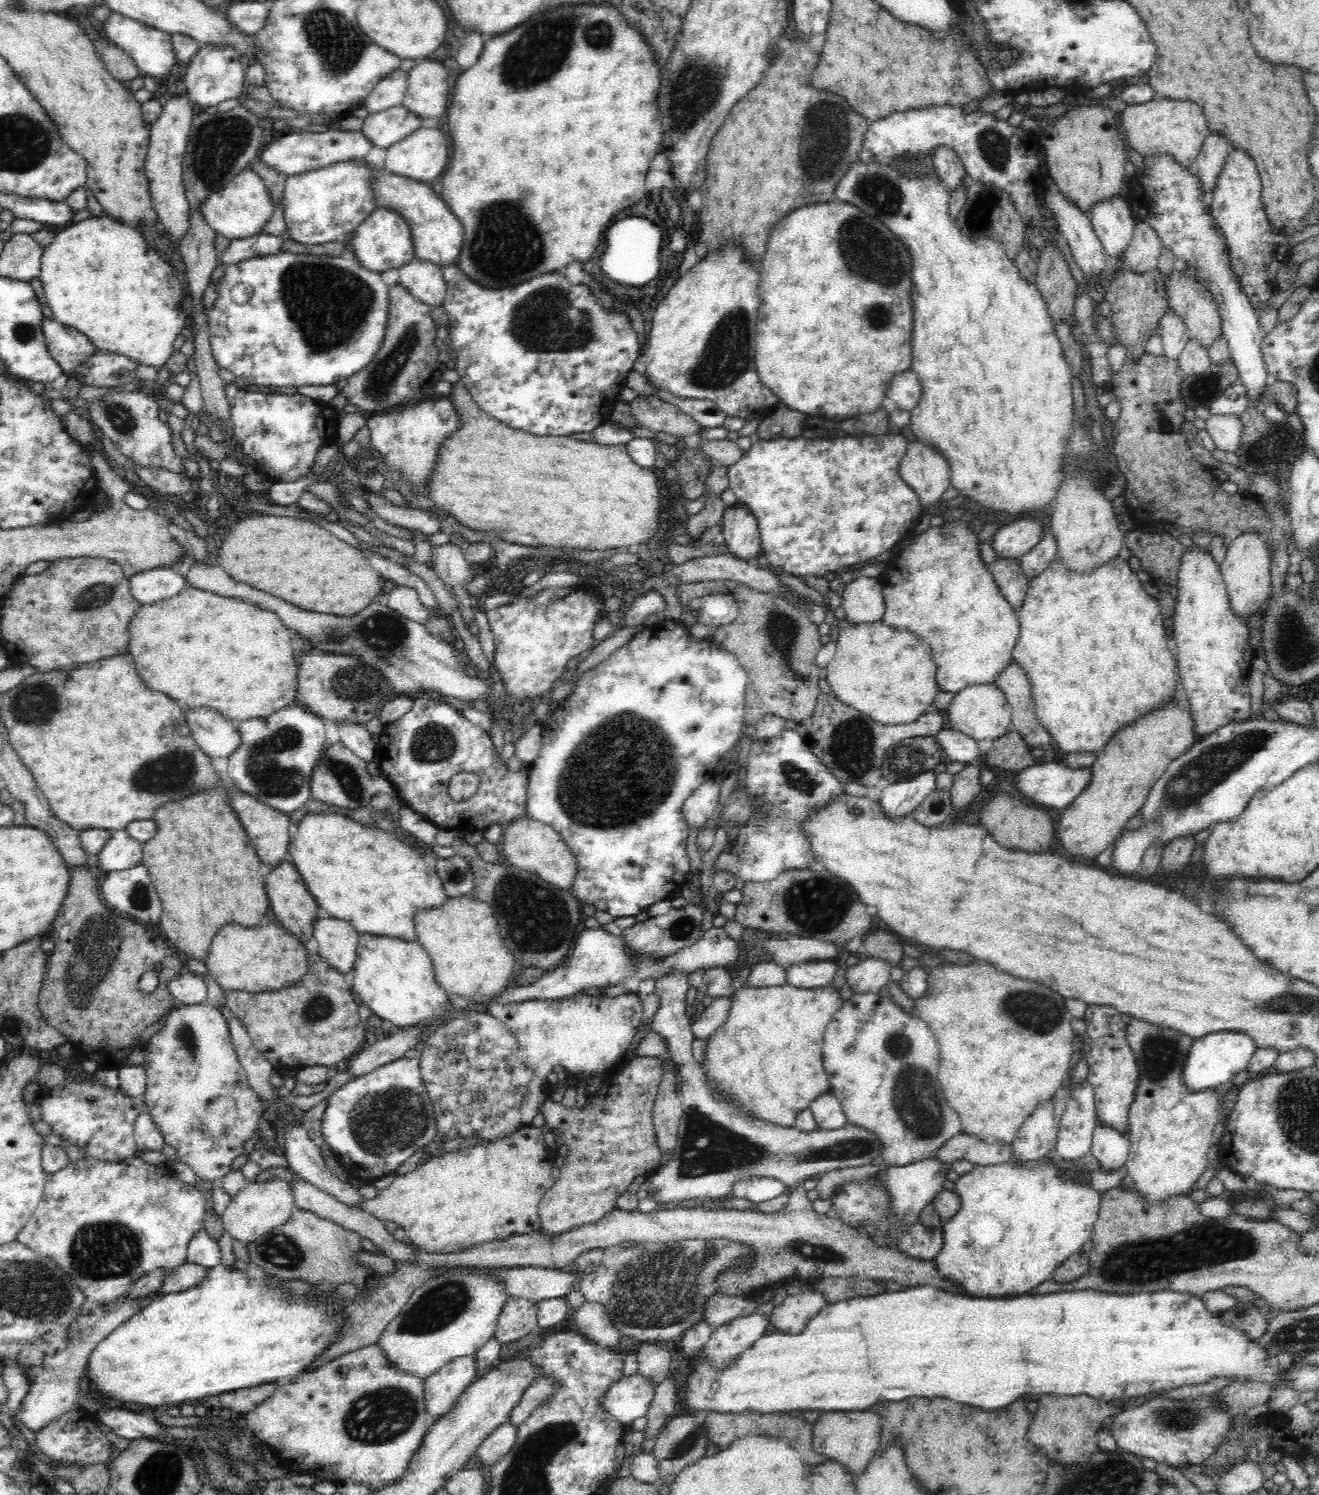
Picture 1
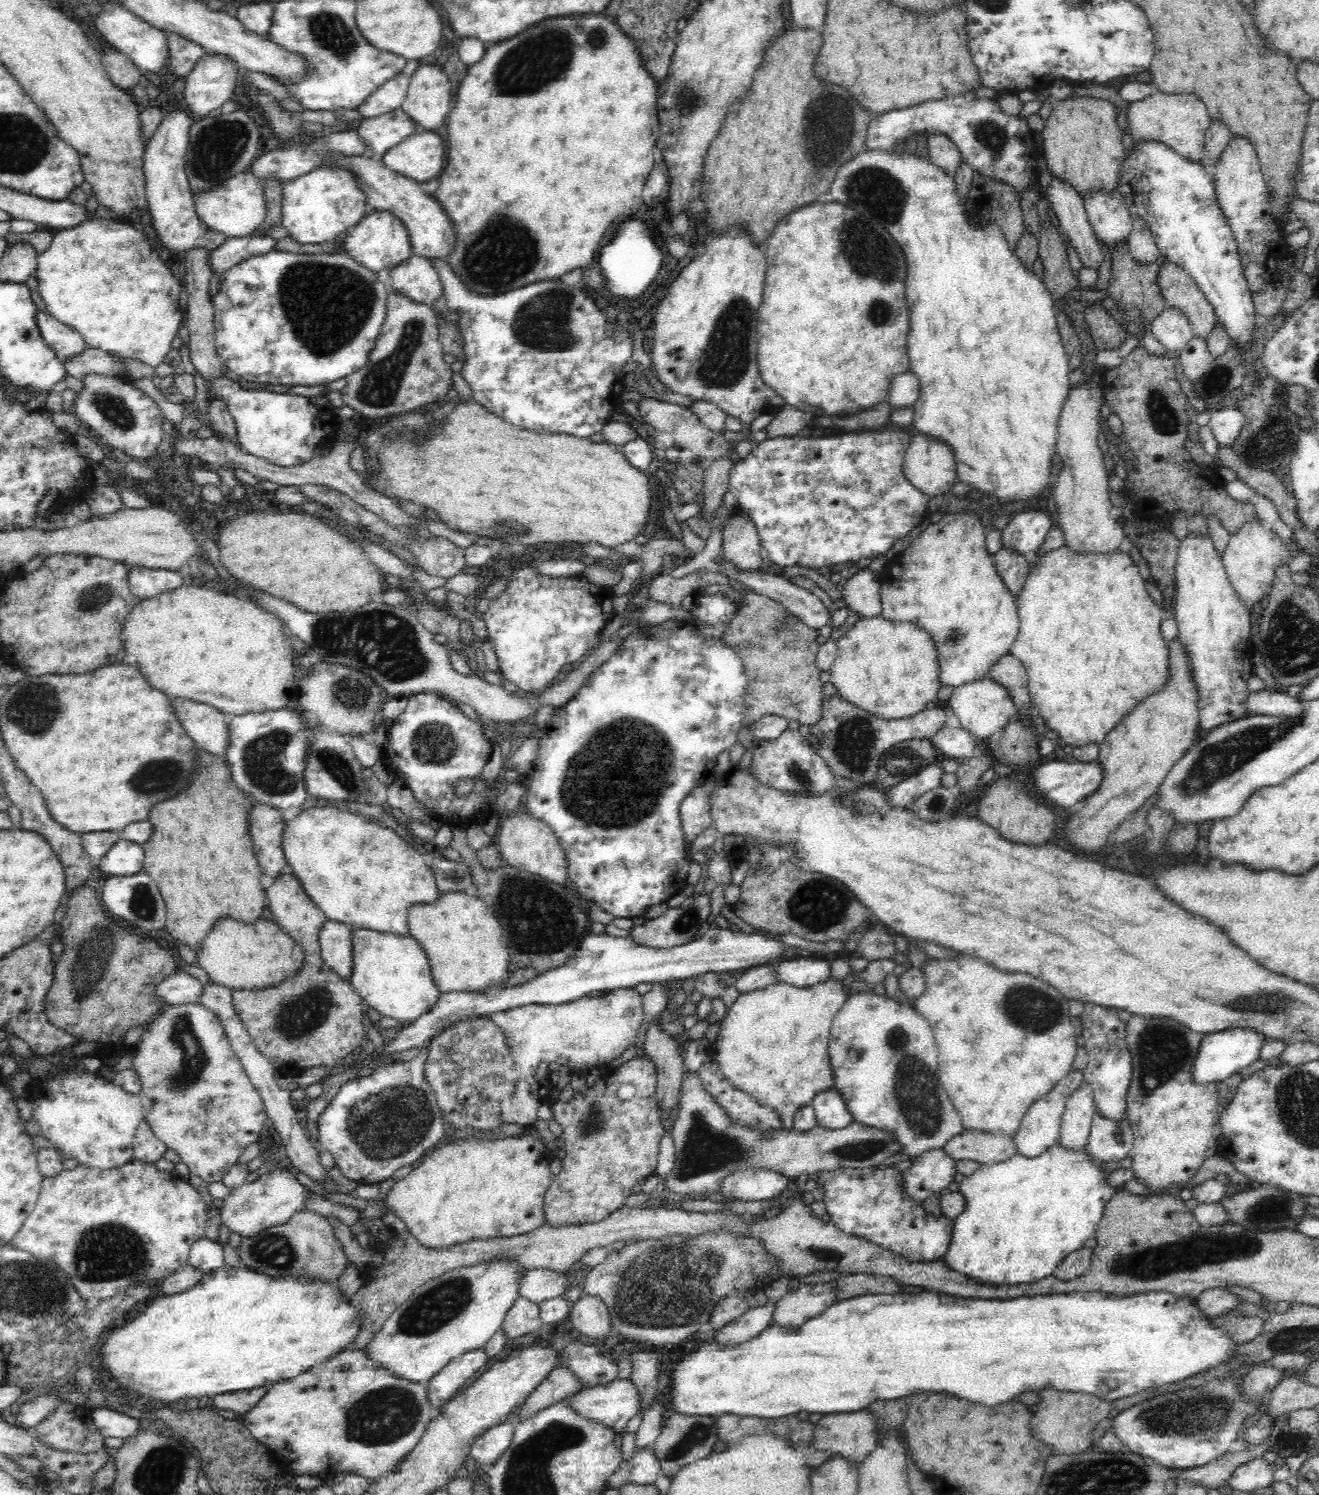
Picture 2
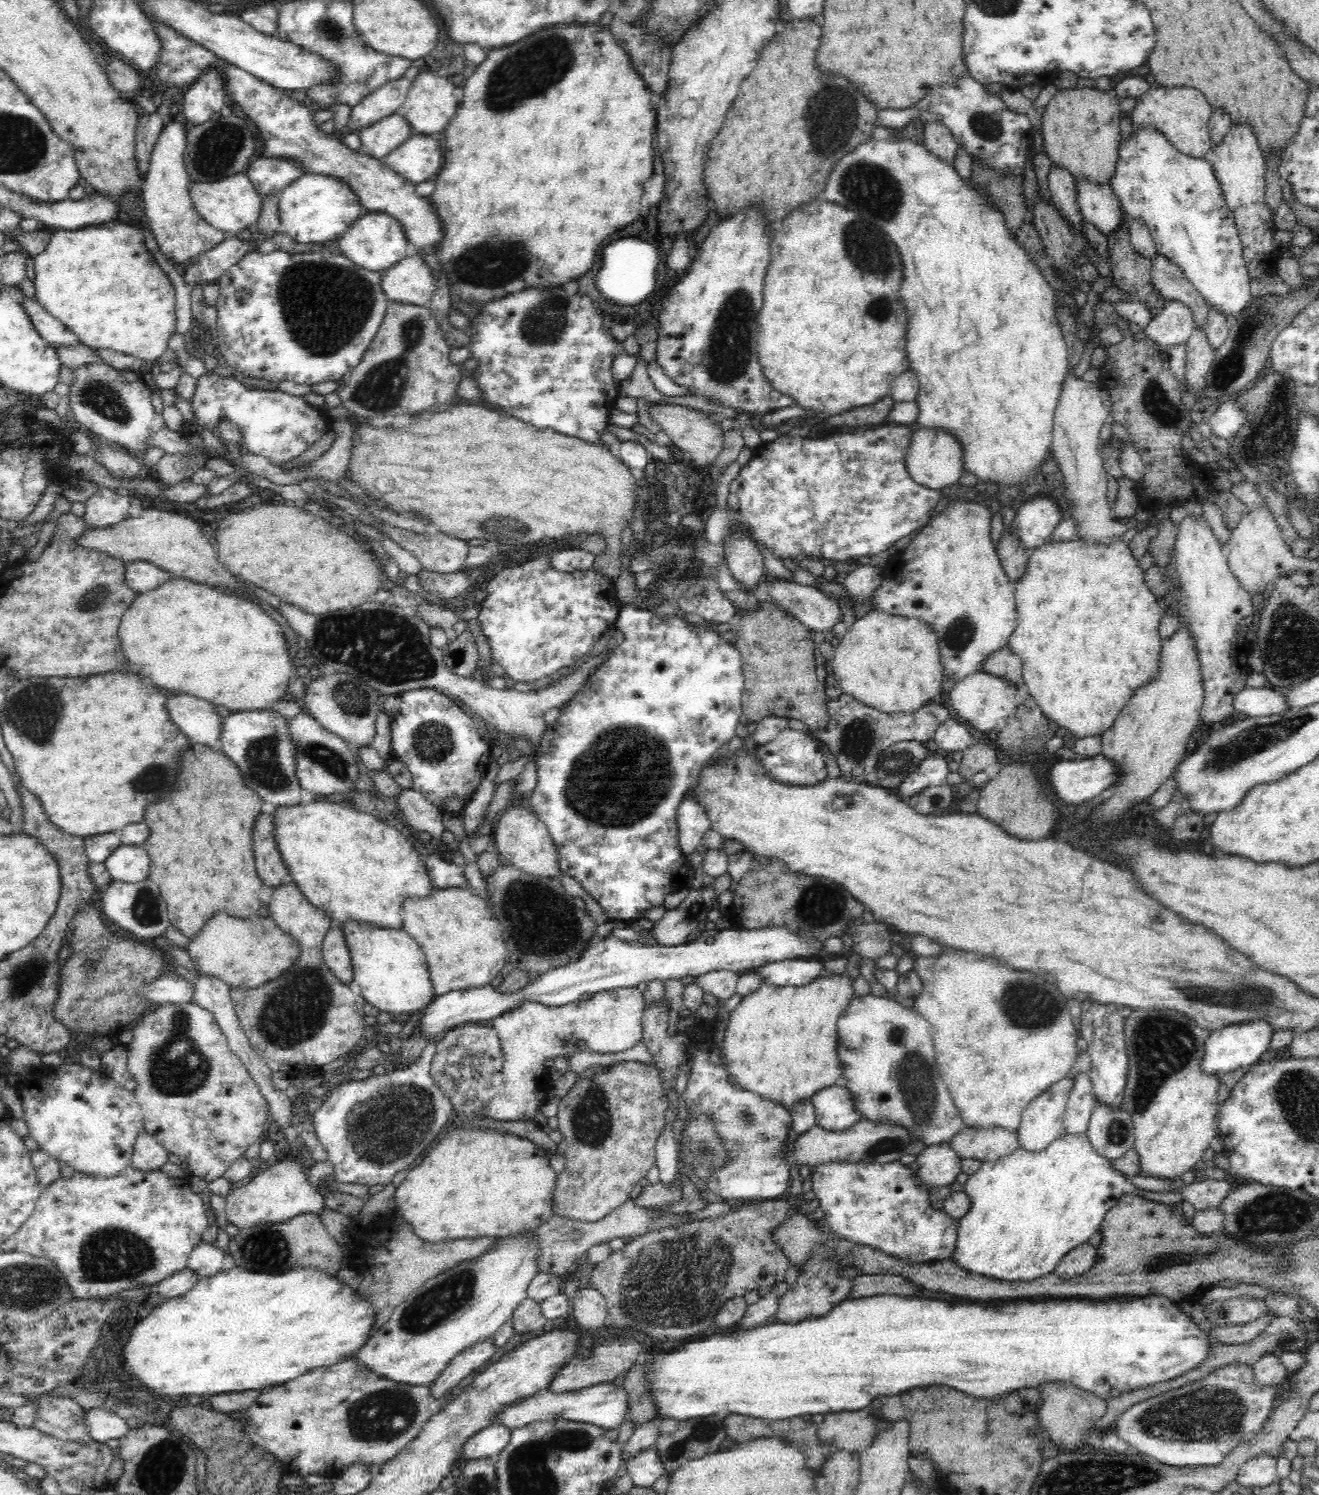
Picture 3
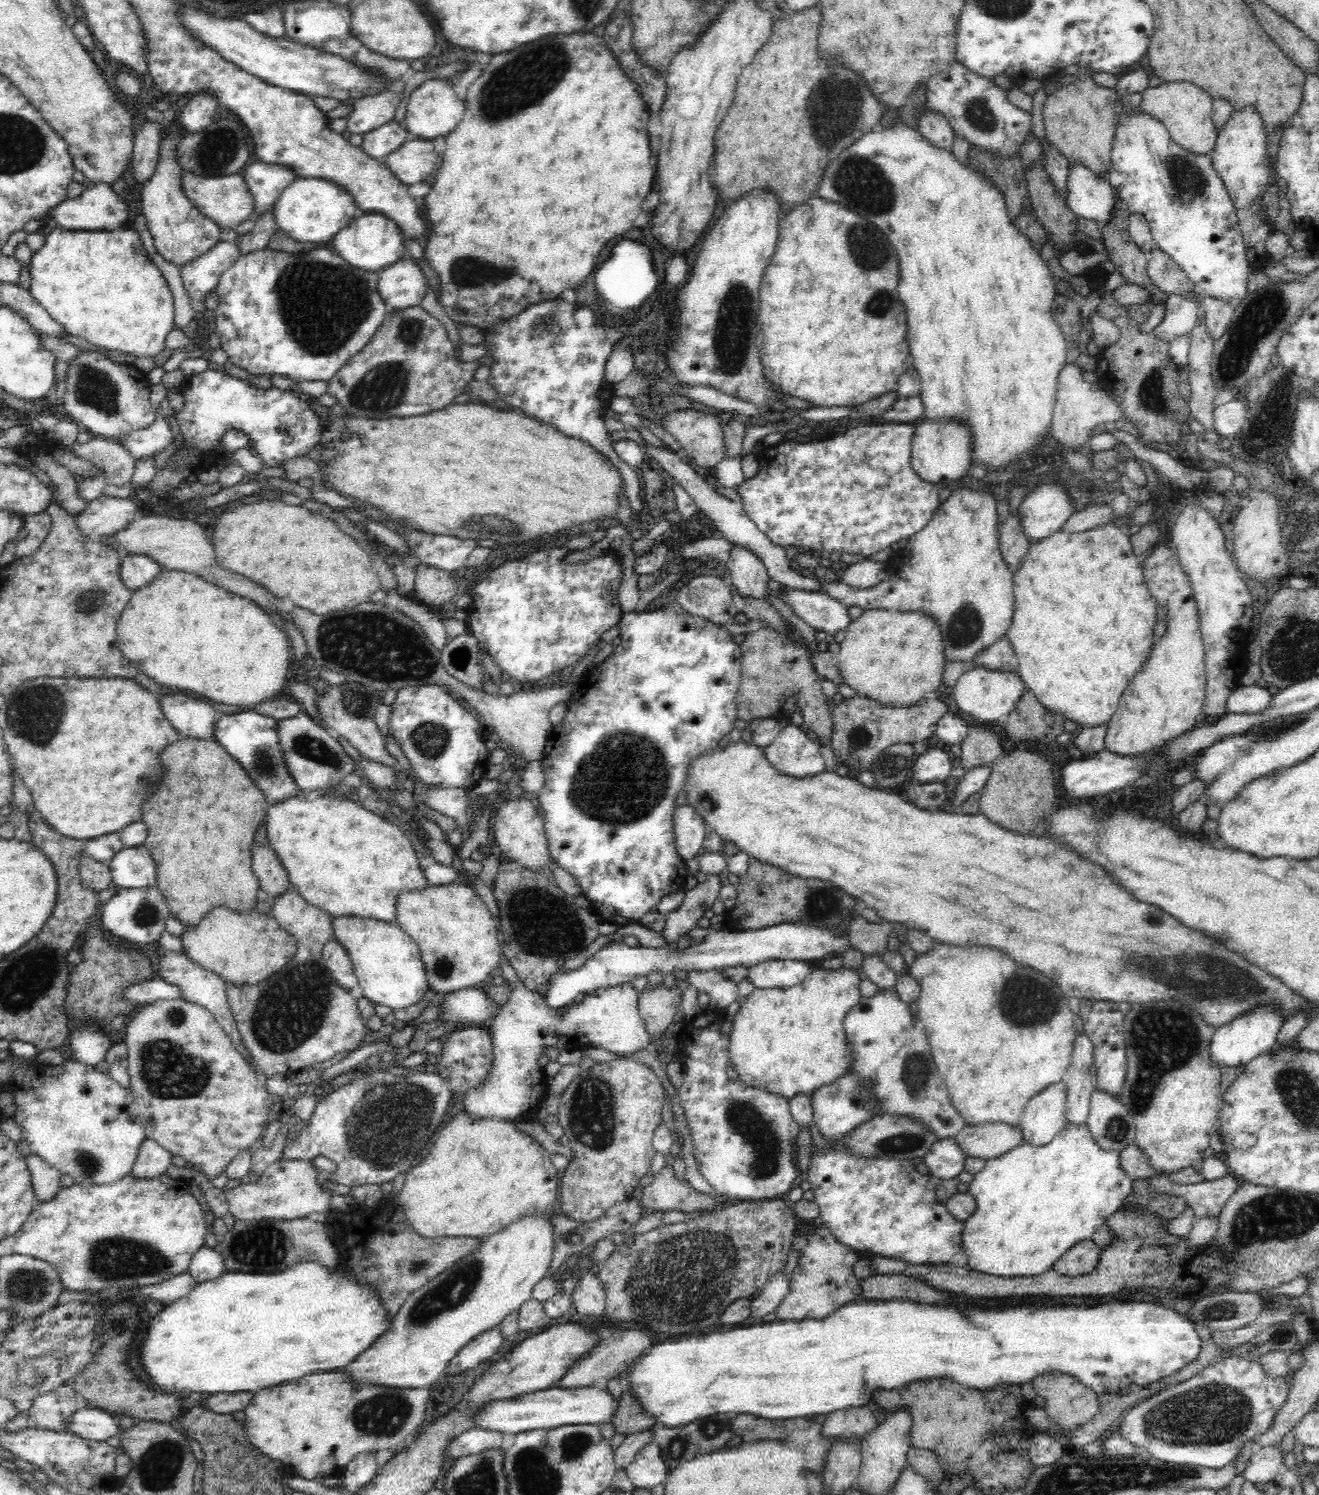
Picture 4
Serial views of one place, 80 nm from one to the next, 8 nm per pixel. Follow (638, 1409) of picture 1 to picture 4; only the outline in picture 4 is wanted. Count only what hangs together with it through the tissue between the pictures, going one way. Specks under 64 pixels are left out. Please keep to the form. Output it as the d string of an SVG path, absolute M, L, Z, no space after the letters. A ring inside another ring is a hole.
M556 1386L550 1389L537 1390L510 1400L497 1400L488 1404L486 1408L474 1417L475 1424L488 1430L501 1432L528 1432L536 1428L558 1428L570 1424L603 1425L613 1422L619 1409L619 1400L612 1395L608 1387L600 1390L599 1387L582 1387L575 1389L561 1389Z

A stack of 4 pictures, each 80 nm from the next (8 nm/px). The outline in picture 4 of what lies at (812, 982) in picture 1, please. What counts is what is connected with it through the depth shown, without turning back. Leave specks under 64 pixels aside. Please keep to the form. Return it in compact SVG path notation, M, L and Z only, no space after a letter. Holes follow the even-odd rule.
M768 959L751 966L748 978L756 989L784 989L804 982L813 970L807 961Z

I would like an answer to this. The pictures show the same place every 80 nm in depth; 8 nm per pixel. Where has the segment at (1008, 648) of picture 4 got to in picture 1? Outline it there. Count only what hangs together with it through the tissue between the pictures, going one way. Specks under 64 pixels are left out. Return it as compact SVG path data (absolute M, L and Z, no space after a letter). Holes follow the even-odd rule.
M1016 662L1010 663L996 678L996 687L1012 707L1011 729L1020 733L1030 750L1048 748L1050 733L1035 715L1035 704L1028 675Z

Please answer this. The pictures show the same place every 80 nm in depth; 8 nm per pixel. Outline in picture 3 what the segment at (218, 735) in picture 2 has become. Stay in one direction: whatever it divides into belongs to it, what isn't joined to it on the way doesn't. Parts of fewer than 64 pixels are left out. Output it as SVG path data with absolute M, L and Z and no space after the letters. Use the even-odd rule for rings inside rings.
M169 695L165 708L173 724L187 736L192 745L212 747L217 751L221 748L221 724L222 716L218 715L215 706L205 700L190 695Z

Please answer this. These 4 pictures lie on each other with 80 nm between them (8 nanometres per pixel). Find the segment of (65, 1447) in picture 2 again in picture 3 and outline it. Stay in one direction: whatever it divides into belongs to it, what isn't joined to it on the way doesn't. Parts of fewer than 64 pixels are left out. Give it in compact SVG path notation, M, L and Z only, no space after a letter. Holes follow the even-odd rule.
M43 1394L34 1401L37 1403L34 1428L45 1435L52 1435L64 1441L80 1442L82 1445L95 1441L89 1435L84 1422L85 1410L73 1399Z

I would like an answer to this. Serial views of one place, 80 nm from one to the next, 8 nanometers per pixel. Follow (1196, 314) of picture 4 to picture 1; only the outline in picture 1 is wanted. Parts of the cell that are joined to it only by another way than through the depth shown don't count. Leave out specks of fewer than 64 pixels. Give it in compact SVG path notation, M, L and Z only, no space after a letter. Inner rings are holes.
M1172 311L1166 313L1160 321L1157 333L1163 340L1164 357L1177 360L1190 339L1182 319Z

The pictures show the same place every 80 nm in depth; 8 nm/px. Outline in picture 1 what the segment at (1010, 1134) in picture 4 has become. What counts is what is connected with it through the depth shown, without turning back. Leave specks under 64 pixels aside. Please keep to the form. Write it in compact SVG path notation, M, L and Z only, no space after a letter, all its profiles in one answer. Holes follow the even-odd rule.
M960 1133L947 1140L934 1154L937 1162L950 1166L956 1160L968 1160L972 1165L996 1165L1012 1158L1011 1145L996 1140L982 1140Z

